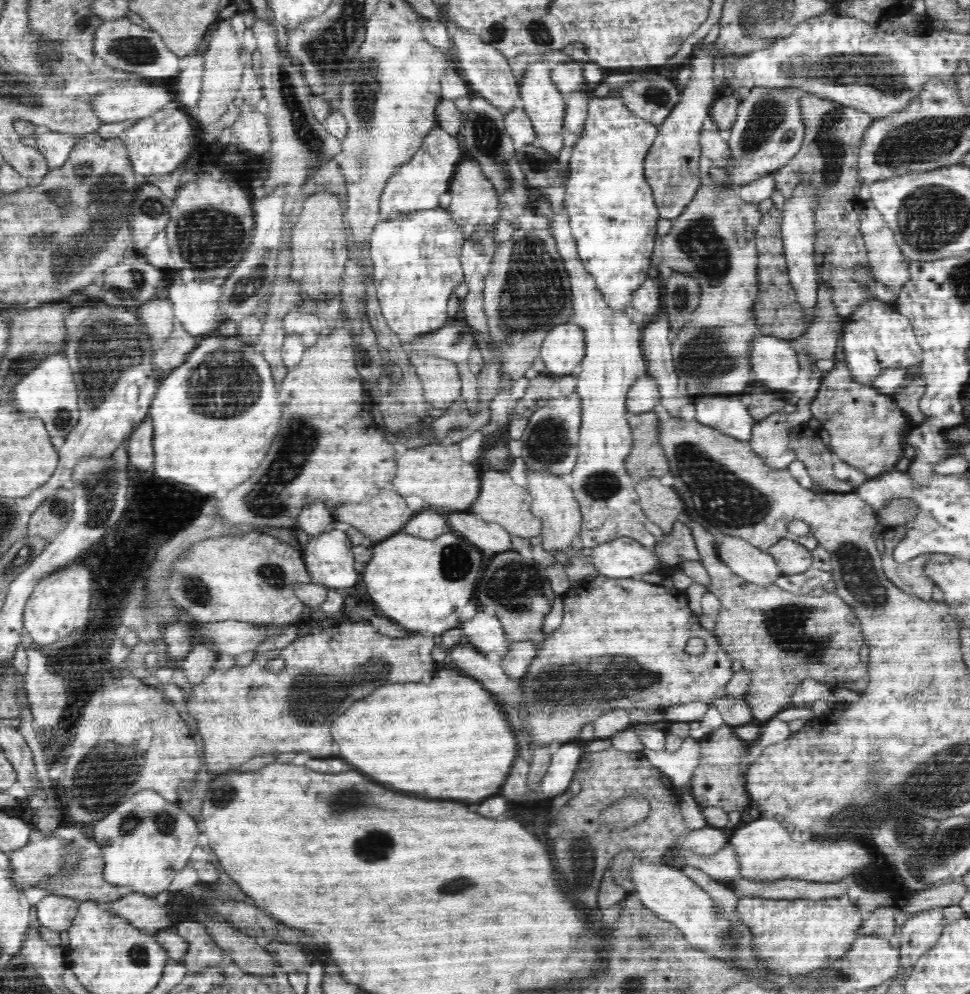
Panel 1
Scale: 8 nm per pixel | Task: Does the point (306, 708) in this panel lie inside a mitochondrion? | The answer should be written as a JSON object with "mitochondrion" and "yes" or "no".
{"mitochondrion":"yes"}

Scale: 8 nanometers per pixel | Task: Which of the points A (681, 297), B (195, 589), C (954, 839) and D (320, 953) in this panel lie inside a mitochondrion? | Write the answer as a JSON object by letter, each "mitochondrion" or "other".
{"A":"mitochondrion","B":"mitochondrion","C":"mitochondrion","D":"other"}

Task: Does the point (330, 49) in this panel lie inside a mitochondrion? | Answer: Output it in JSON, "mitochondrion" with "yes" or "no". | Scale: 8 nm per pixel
{"mitochondrion":"yes"}

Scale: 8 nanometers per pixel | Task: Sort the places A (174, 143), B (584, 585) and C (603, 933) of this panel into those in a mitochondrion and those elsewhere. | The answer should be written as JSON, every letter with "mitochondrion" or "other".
{"A":"other","B":"other","C":"other"}

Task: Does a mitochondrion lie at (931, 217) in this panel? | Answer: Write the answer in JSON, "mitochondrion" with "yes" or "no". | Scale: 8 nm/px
{"mitochondrion":"yes"}

